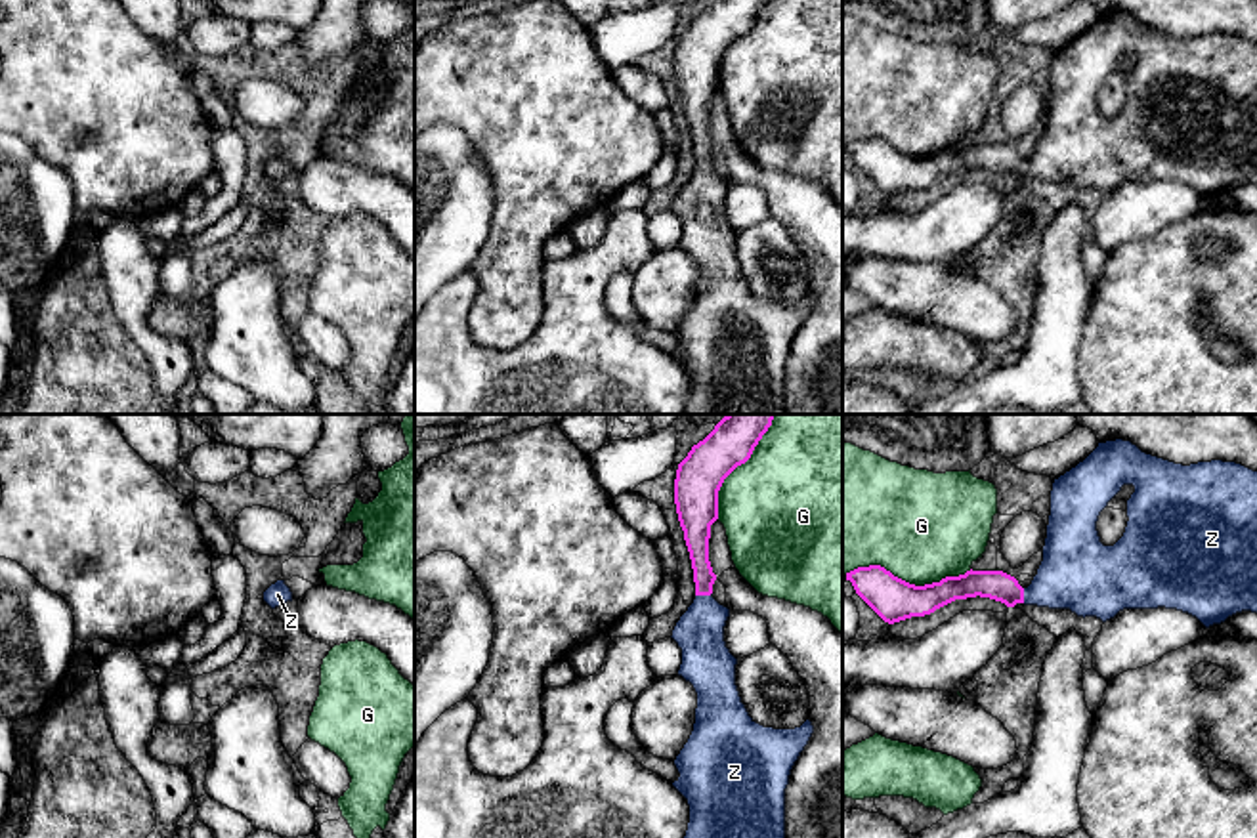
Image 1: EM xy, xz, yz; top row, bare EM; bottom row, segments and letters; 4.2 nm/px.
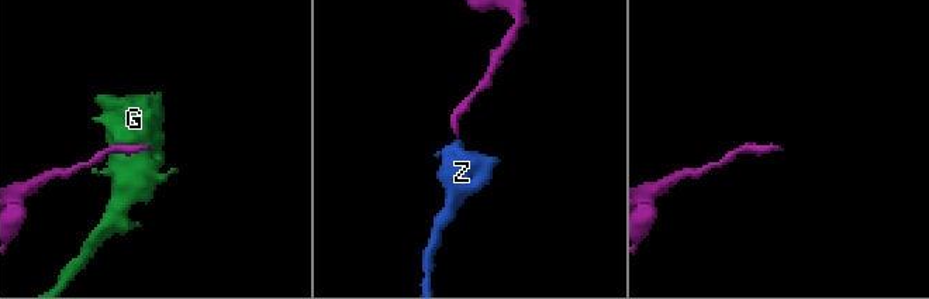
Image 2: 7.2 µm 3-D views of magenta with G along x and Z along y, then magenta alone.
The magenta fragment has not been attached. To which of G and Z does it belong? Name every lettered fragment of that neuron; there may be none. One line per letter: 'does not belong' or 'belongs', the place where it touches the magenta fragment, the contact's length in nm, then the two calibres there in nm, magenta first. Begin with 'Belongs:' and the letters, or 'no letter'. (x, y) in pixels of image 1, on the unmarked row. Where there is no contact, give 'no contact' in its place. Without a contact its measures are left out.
Belongs: Z
G: does not belong | yz (908, 155) | 550 nm | 180/460 nm
Z: belongs | xz (703, 167) | 70 nm | 100/200 nm

